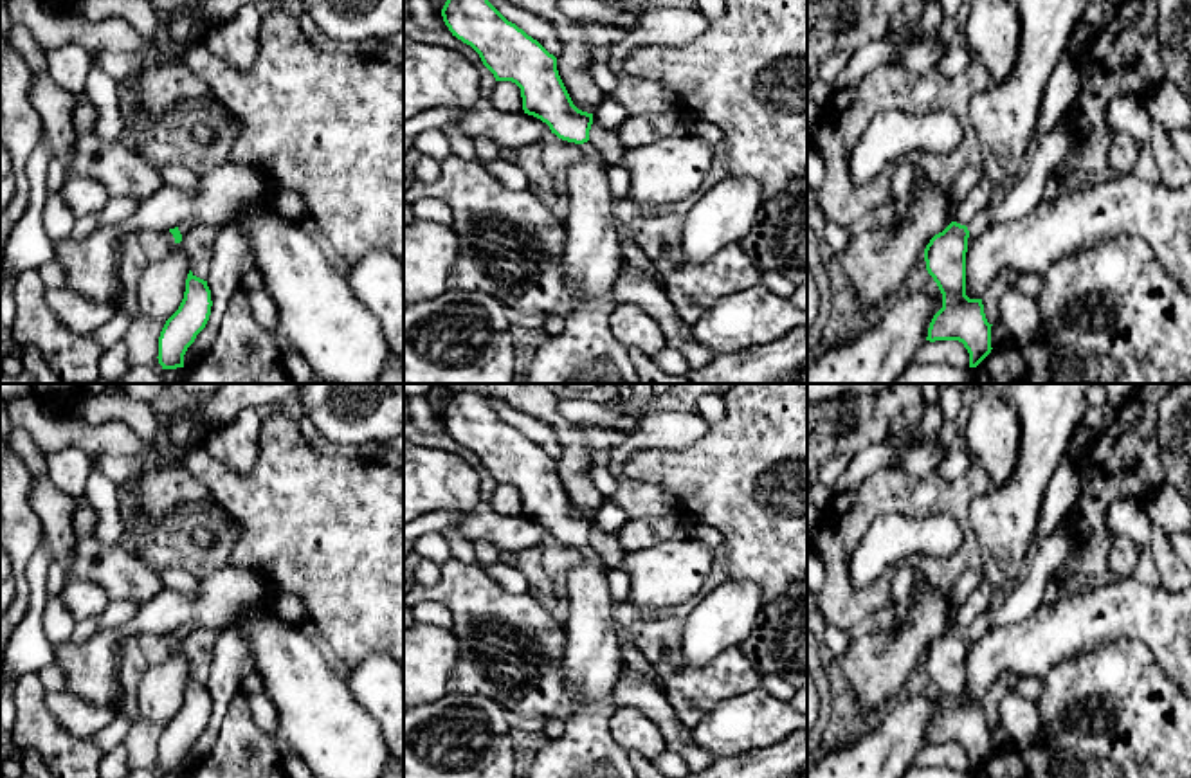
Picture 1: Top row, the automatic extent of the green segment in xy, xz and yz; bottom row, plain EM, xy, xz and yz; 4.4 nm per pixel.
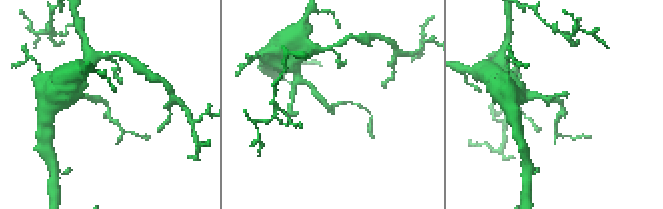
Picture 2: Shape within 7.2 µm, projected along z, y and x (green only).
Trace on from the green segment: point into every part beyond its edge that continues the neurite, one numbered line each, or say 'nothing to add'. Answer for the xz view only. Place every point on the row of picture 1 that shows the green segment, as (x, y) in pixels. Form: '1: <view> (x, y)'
1: xz (586, 148)

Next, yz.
1: yz (1026, 193)

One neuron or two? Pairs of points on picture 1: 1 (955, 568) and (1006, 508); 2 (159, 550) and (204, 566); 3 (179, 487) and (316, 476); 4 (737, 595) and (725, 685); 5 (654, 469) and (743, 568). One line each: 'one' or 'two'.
1: two
2: one
3: two
4: two
5: one

